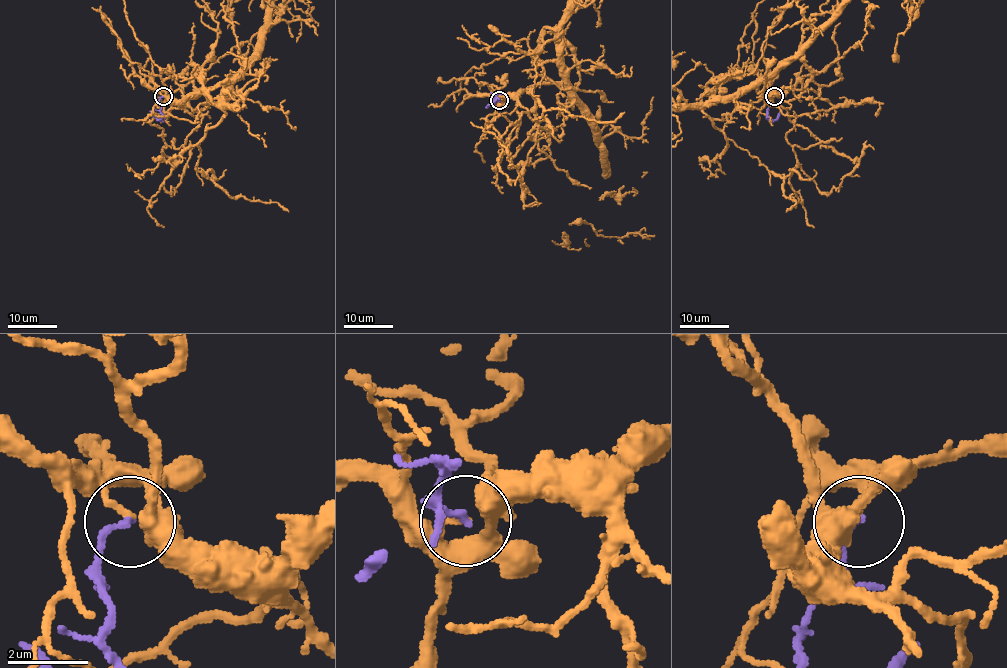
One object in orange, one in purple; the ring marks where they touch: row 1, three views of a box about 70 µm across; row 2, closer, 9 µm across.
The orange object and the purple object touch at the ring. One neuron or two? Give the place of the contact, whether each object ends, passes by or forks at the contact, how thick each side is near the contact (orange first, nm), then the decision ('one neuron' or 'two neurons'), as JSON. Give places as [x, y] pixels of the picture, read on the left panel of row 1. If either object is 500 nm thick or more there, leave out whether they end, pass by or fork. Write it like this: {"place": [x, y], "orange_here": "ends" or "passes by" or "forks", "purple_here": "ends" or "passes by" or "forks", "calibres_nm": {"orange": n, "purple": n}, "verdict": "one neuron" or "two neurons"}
{"place": [163, 96], "orange_here": "ends", "purple_here": "ends", "calibres_nm": {"orange": 150, "purple": 170}, "verdict": "two neurons"}

